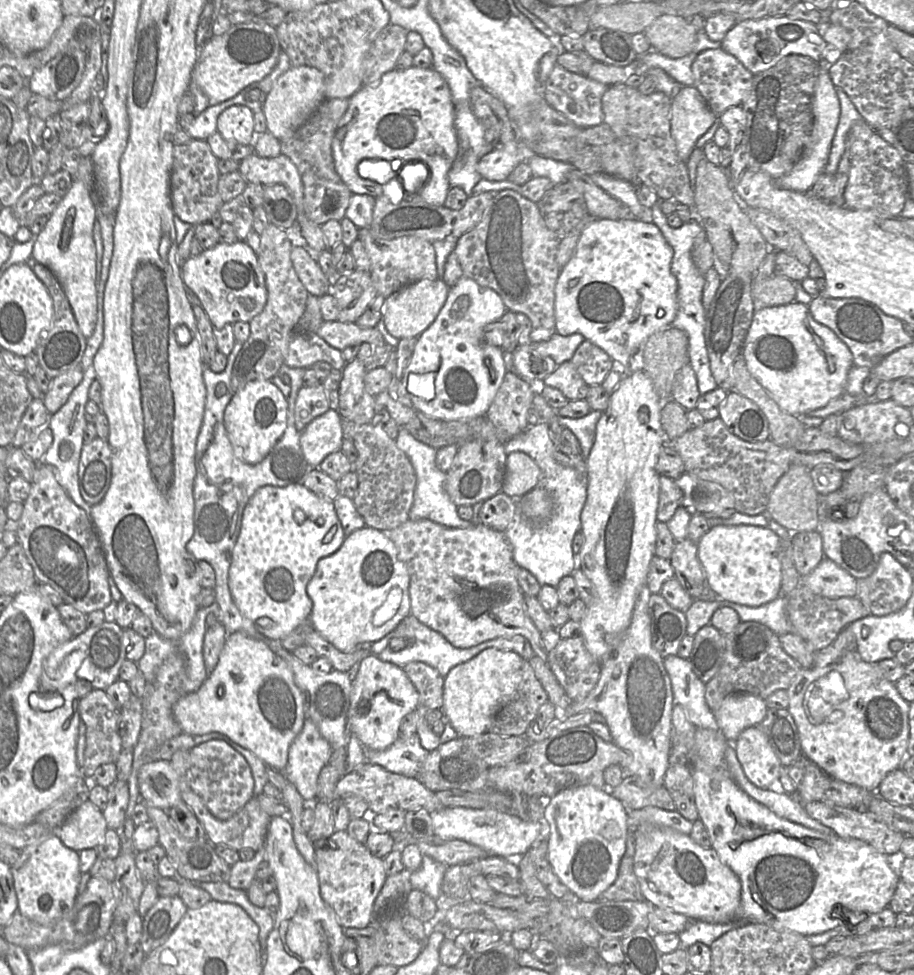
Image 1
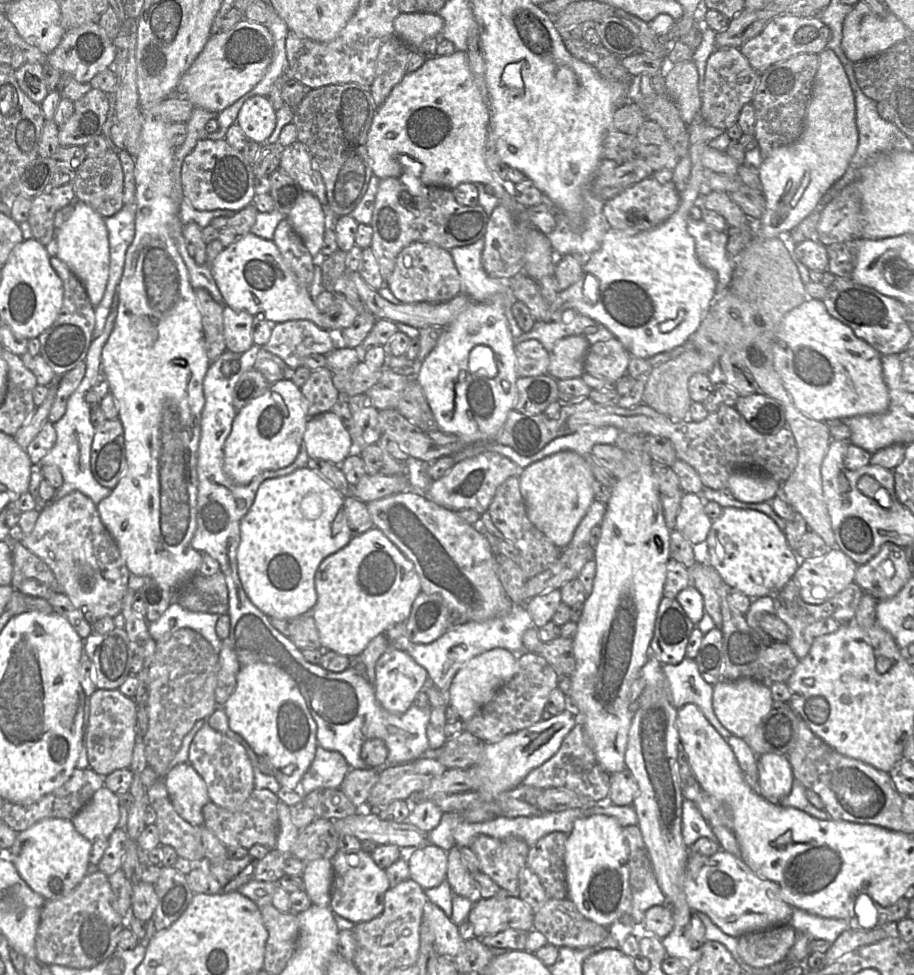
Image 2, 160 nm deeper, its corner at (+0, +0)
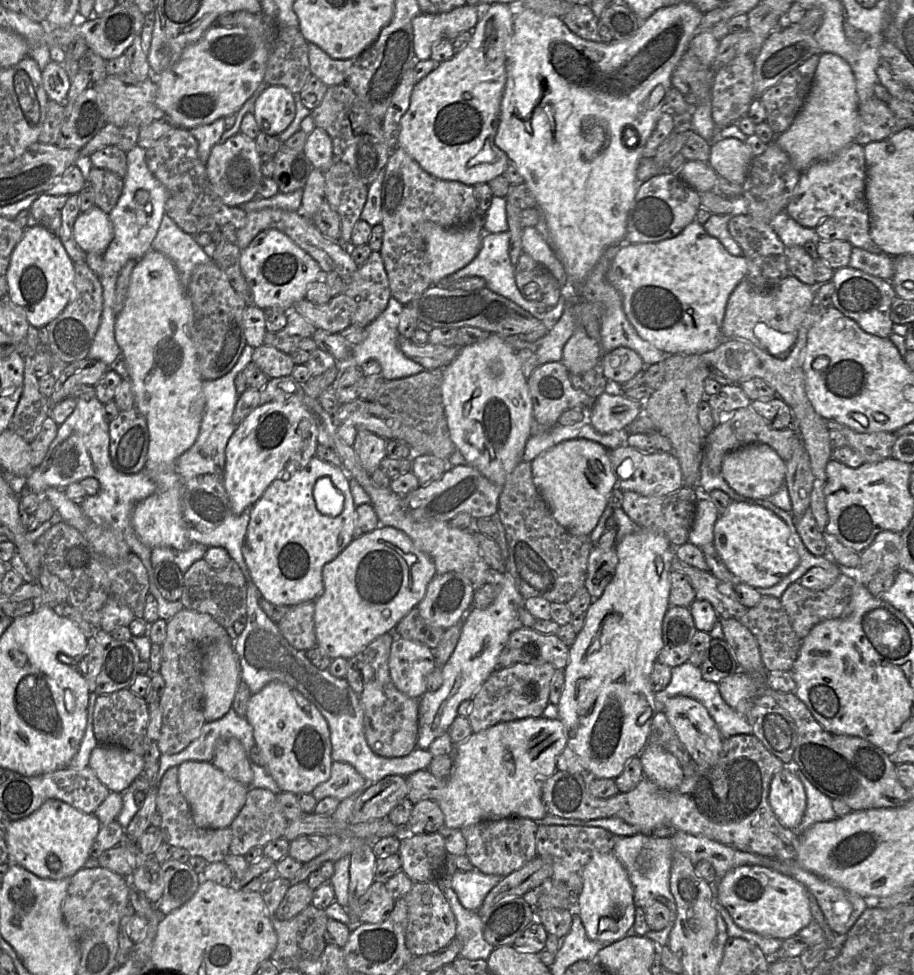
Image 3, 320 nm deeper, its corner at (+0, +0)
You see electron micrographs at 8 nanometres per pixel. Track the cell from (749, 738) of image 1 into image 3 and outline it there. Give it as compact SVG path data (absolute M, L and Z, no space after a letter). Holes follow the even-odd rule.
M788 766L772 778L769 803L784 827L795 830L801 823L807 806L807 795L802 782Z

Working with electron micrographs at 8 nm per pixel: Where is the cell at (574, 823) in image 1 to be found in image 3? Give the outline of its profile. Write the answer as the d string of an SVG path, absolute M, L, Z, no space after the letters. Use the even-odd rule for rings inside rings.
M594 853L585 865L576 912L591 940L608 946L626 938L635 922L634 886L627 870L614 853Z

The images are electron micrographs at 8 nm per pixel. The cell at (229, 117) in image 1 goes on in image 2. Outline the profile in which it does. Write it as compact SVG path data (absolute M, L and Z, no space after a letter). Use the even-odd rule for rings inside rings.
M255 95L244 102L235 123L249 140L264 143L276 126L276 110L267 96Z

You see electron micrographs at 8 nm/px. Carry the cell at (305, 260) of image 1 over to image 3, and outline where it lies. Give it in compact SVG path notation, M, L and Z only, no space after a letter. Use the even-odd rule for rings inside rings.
M405 337L400 338L399 347L406 357L421 364L425 370L444 368L463 348L431 344L429 342L419 346Z

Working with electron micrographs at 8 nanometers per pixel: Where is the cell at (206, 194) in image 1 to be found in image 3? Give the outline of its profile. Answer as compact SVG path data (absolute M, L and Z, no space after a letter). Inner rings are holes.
M240 132L212 148L205 166L211 186L223 203L241 206L258 196L257 190L262 178L260 159L255 140Z

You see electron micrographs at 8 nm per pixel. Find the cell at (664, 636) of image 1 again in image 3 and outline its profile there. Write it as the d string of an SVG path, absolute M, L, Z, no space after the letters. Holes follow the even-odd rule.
M670 605L662 622L663 647L657 661L673 668L689 661L691 655L691 640L697 631L694 619L688 607Z

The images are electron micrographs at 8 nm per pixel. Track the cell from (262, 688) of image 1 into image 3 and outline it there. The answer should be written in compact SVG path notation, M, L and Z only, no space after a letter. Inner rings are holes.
M279 681L265 685L249 698L245 719L252 727L255 745L260 749L264 768L272 776L282 792L311 793L312 790L330 777L331 743L326 719L318 709L300 692Z

